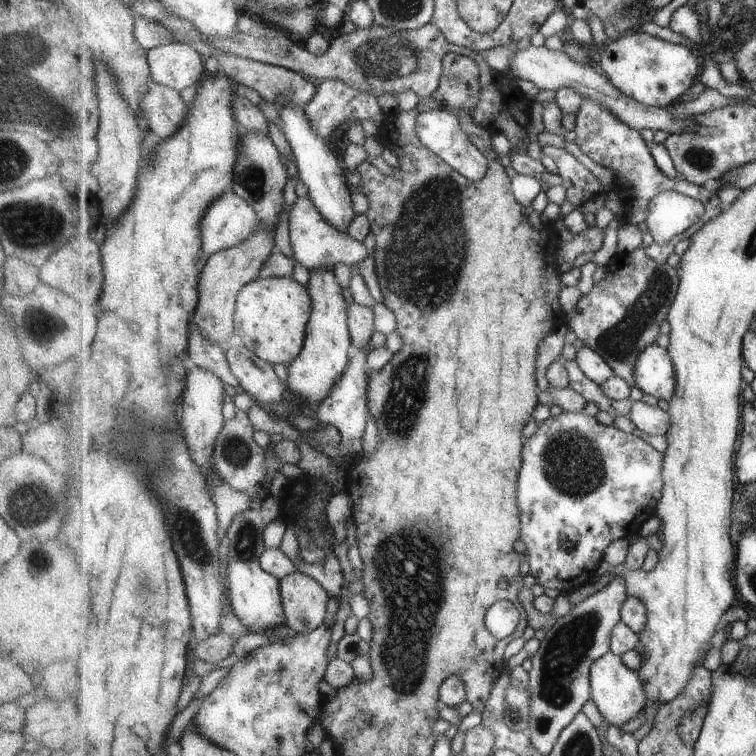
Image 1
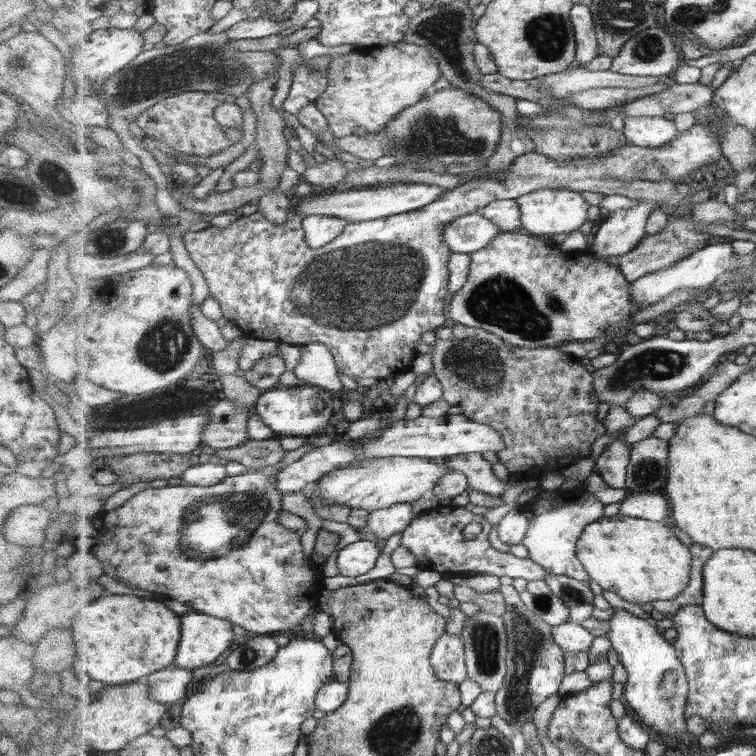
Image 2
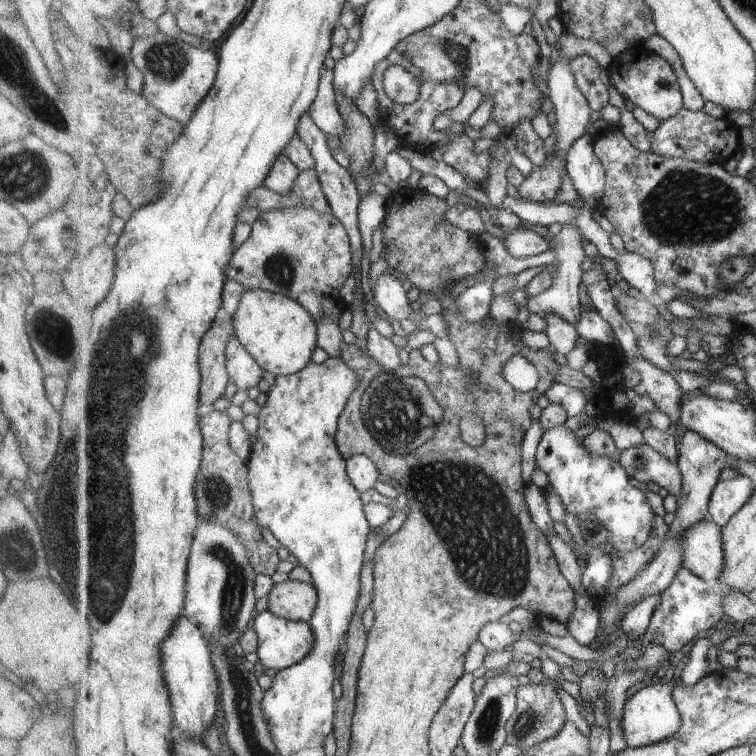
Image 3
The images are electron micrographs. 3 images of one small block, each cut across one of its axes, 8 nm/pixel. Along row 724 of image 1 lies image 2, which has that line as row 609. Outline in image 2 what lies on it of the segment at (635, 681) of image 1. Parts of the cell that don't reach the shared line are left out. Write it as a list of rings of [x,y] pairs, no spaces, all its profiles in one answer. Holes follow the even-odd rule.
[[[621,608],[612,609],[614,615],[609,620],[607,638],[612,644],[611,648],[620,654],[628,672],[628,681],[623,684],[623,694],[629,707],[651,732],[677,737],[677,740],[689,745],[692,734],[687,730],[685,710],[690,696],[690,680],[677,649],[663,637],[660,628],[651,626],[646,619],[638,618]]]

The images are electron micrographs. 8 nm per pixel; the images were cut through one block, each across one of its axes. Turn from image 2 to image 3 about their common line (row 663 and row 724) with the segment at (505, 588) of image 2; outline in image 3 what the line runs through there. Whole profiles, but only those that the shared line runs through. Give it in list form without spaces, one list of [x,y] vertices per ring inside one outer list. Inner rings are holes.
[[[547,677],[544,680],[539,684],[530,682],[528,685],[519,686],[517,710],[506,726],[508,732],[506,744],[518,746],[522,750],[533,748],[541,742],[555,738],[567,724],[564,702],[559,694],[561,680],[551,680]]]

